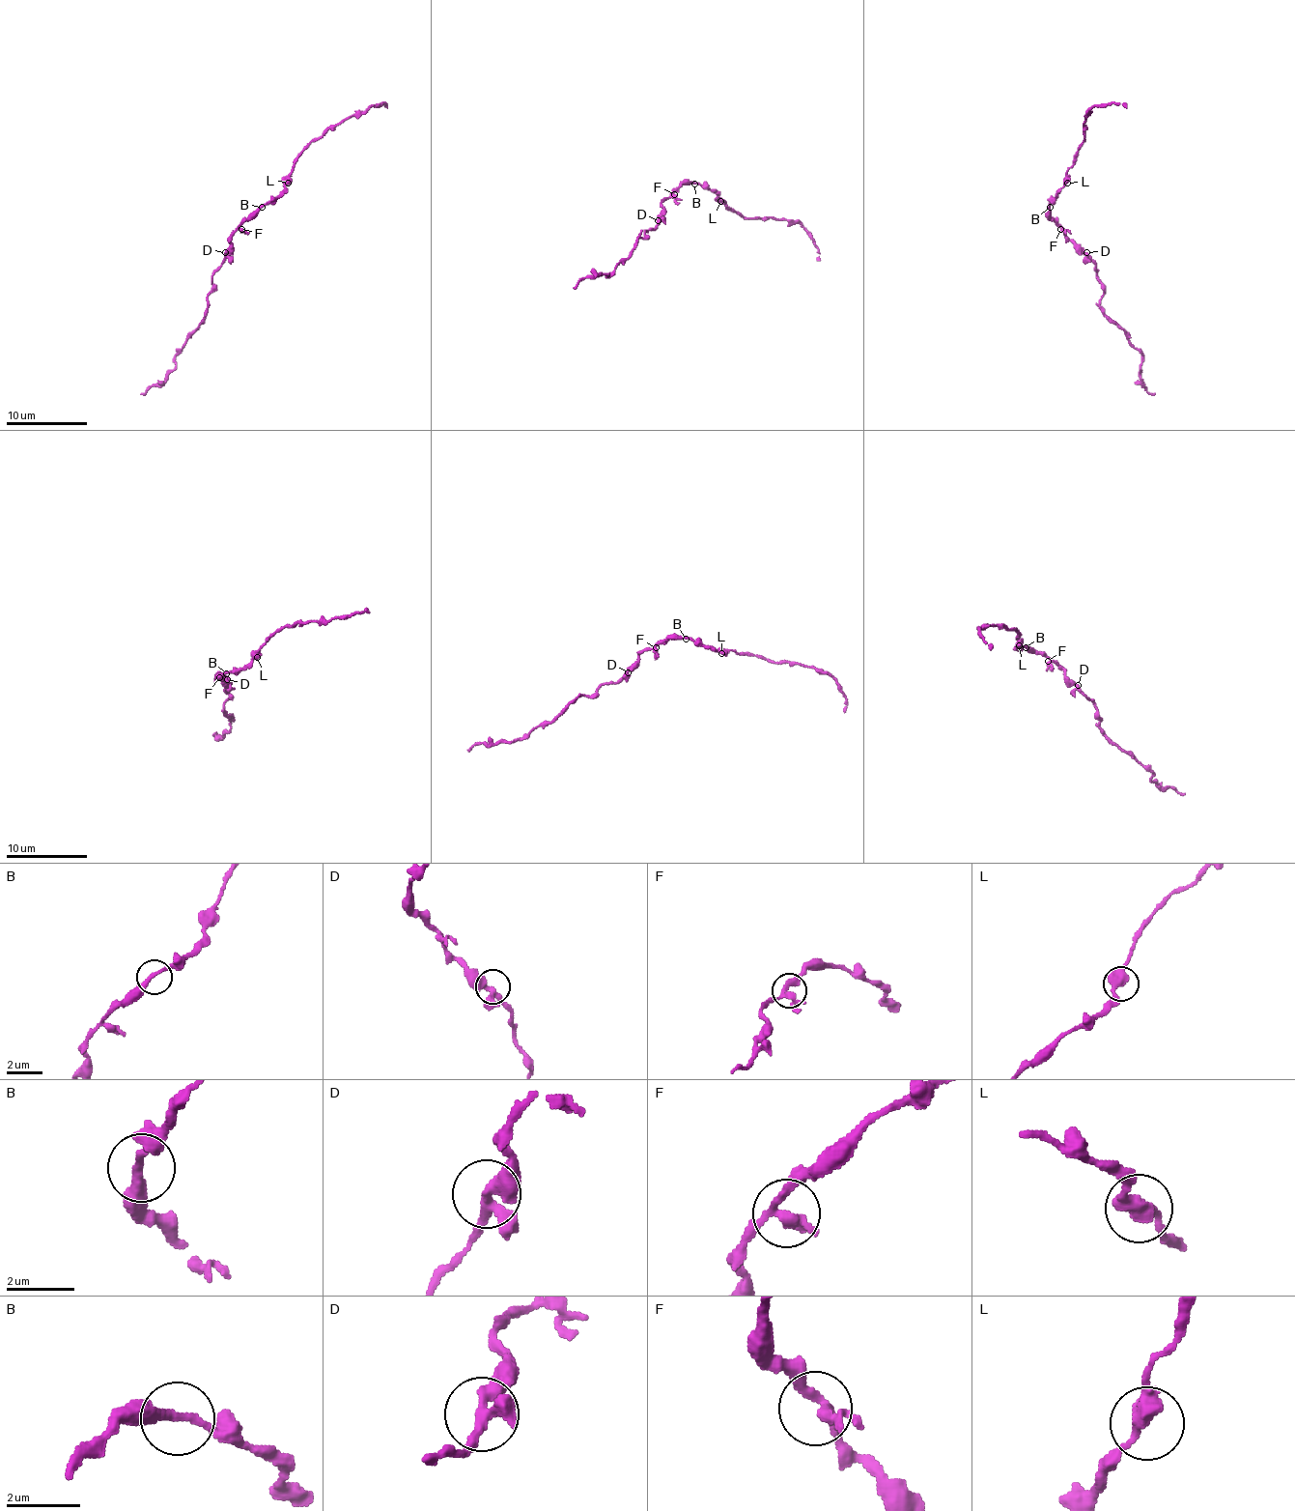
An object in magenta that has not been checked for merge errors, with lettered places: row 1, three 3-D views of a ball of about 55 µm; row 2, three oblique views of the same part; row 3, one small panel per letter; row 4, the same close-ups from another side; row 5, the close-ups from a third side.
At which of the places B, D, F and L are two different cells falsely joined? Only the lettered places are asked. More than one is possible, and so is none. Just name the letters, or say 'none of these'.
none of these

